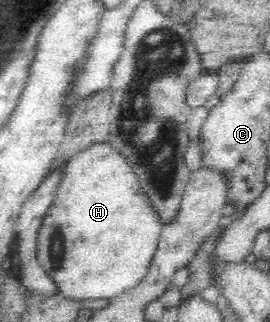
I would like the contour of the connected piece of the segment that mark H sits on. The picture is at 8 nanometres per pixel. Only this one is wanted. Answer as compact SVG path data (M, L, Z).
M109 140L93 142L72 156L60 172L53 202L47 211L38 235L38 261L59 283L63 295L79 302L84 299L111 299L135 286L147 270L164 226L154 202L139 183L135 167L131 166L126 155L115 150Z

